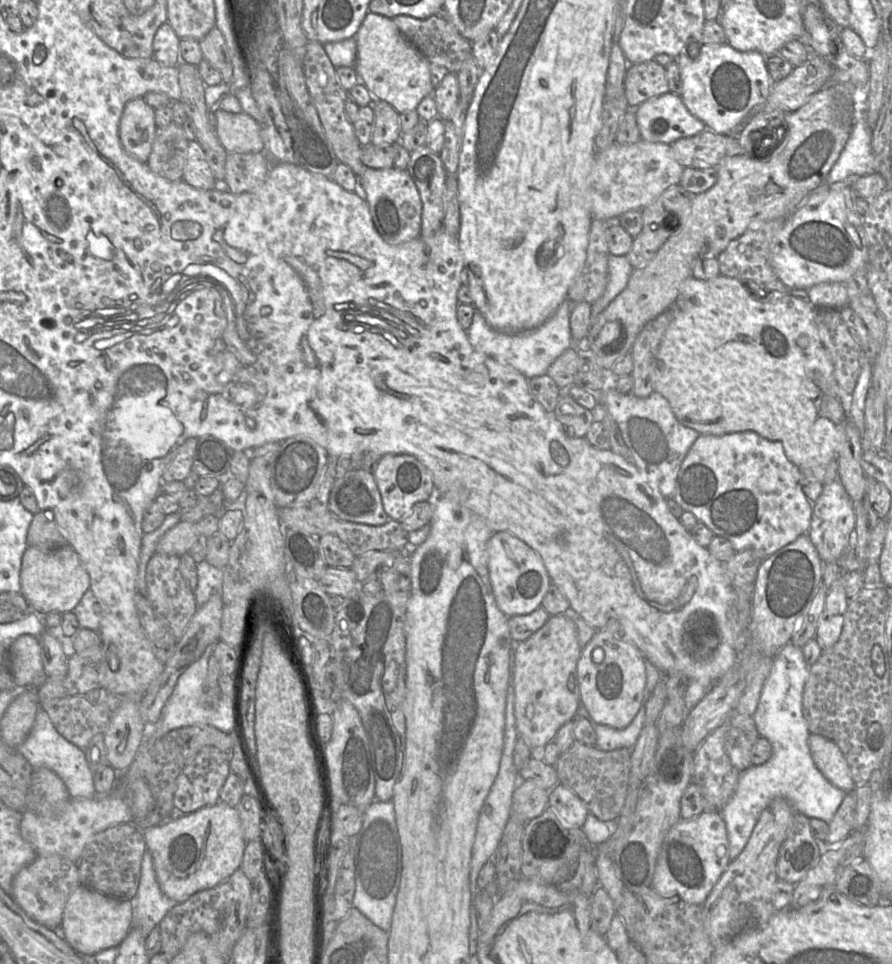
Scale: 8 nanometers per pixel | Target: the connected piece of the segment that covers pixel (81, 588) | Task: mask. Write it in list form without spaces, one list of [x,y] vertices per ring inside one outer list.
[[[69,544],[58,549],[28,546],[22,558],[20,581],[20,593],[31,610],[39,615],[72,612],[90,586],[89,576],[78,554]]]

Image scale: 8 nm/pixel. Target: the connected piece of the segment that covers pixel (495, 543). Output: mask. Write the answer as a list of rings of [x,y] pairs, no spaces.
[[[507,531],[493,533],[488,542],[488,571],[498,608],[508,617],[526,615],[541,607],[551,584],[541,557],[524,541]]]

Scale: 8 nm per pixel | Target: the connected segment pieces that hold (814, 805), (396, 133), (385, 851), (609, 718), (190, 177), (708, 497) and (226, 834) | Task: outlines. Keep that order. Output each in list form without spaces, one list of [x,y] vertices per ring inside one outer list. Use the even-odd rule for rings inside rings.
[[[788,642],[774,657],[770,674],[766,679],[757,709],[753,715],[759,736],[766,738],[772,746],[771,758],[762,765],[747,768],[741,771],[735,792],[727,804],[721,809],[720,814],[725,822],[729,842],[729,858],[736,859],[745,848],[753,829],[764,809],[776,798],[788,800],[794,809],[808,818],[817,818],[831,822],[846,792],[829,782],[815,765],[809,745],[810,732],[803,716],[803,691],[809,677],[809,665],[806,663],[802,647]]]
[[[374,98],[369,104],[375,113],[374,129],[370,143],[379,145],[392,145],[399,142],[401,137],[401,126],[399,114],[386,101]]]
[[[374,800],[364,811],[360,831],[350,838],[355,862],[353,907],[374,925],[389,932],[402,871],[402,851],[392,801]]]
[[[597,630],[591,640],[583,647],[577,664],[580,688],[580,705],[584,706],[591,717],[599,724],[616,729],[626,728],[637,715],[646,701],[645,658],[631,642],[615,638],[607,630]]]
[[[196,140],[189,141],[183,181],[193,188],[210,191],[214,190],[215,180],[202,146]]]
[[[752,431],[735,432],[721,436],[700,435],[682,461],[676,479],[673,499],[683,509],[683,512],[691,512],[698,522],[705,524],[714,535],[728,539],[736,552],[752,550],[764,560],[782,547],[795,541],[799,536],[806,534],[810,528],[813,504],[806,498],[802,491],[801,479],[802,475],[799,468],[786,458],[781,442],[769,441]]]
[[[220,801],[189,814],[171,818],[170,821],[159,825],[141,829],[141,831],[146,849],[151,854],[160,888],[172,903],[182,903],[194,893],[212,888],[229,878],[240,868],[248,843],[244,838],[236,807],[231,807]]]

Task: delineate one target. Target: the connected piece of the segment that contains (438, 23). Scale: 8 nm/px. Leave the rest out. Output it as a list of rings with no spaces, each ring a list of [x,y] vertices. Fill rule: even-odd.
[[[443,8],[425,19],[398,15],[393,17],[393,21],[401,34],[428,60],[434,88],[441,83],[446,74],[458,73],[465,61],[473,56],[471,42],[460,34]]]

